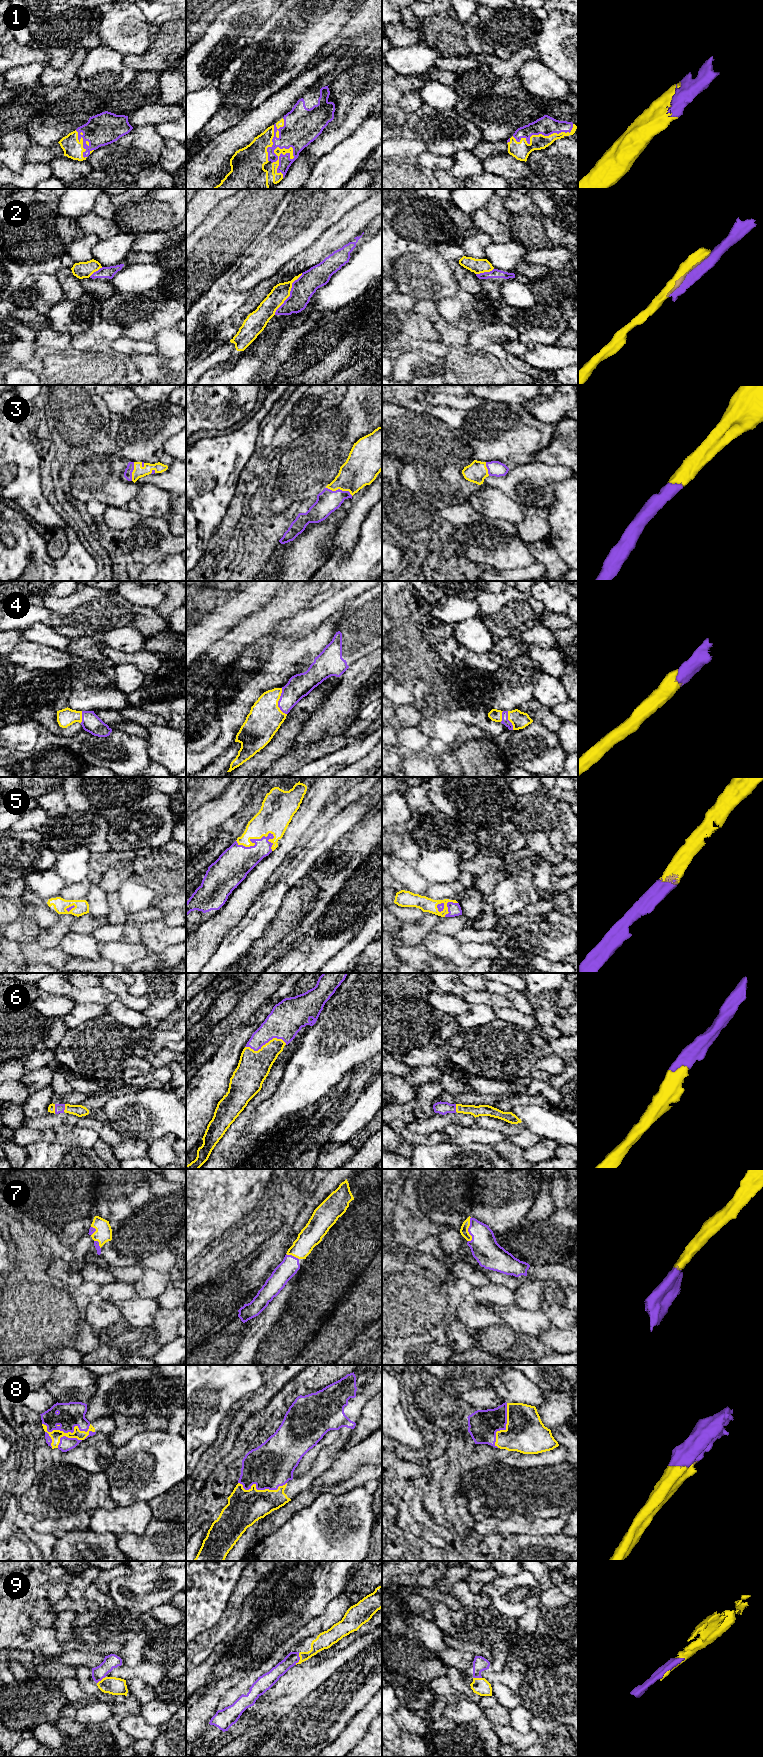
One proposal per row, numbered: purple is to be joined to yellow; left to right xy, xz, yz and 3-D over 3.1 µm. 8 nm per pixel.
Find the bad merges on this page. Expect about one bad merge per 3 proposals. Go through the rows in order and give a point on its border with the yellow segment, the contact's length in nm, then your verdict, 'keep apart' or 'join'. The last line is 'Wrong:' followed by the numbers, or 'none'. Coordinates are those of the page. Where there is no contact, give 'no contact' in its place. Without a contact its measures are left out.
1: meets yellow in xz at (277, 155); contact 260 nm long; join
2: meets yellow in xz at (289, 294); contact 400 nm long; keep apart
3: meets yellow in xz at (339, 488); contact 220 nm long; join
4: meets yellow in xz at (277, 702); contact 220 nm long; join
5: meets yellow in xz at (251, 838); contact 320 nm long; join
6: meets yellow in xz at (266, 1043); contact 340 nm long; join
7: meets yellow in yz at (467, 1230); contact 200 nm long; join
8: meets yellow in xy at (68, 1432); contact 440 nm long; join
9: meets yellow in xz at (300, 1659); contact 100 nm long; join
Wrong: 2

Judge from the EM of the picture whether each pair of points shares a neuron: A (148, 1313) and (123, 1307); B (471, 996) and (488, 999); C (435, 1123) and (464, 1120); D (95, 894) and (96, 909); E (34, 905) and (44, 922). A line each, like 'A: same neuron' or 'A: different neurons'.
A: same neuron
B: same neuron
C: same neuron
D: same neuron
E: same neuron

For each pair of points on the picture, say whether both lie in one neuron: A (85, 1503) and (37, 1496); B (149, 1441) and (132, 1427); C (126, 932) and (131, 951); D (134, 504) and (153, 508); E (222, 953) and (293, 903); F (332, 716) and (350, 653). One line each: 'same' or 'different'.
A: same
B: different
C: different
D: same
E: different
F: different

